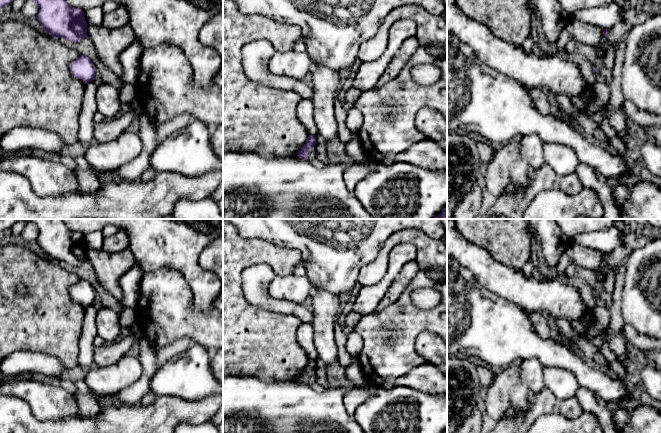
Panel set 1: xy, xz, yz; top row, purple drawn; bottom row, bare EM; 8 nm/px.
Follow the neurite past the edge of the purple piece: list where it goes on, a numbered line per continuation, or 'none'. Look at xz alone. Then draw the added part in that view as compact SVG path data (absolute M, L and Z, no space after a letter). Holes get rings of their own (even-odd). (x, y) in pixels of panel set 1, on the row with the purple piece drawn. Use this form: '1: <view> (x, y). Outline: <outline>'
none

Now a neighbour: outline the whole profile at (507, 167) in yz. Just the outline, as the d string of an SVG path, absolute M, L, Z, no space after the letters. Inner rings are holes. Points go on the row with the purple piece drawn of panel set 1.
M514 138L494 153L484 173L485 189L498 199L509 185L525 189L533 169L521 157L520 139Z

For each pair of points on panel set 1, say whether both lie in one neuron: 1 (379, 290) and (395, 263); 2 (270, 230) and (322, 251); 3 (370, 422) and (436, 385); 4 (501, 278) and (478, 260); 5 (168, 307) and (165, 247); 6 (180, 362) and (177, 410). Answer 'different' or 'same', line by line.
1: same
2: same
3: different
4: same
5: different
6: different

